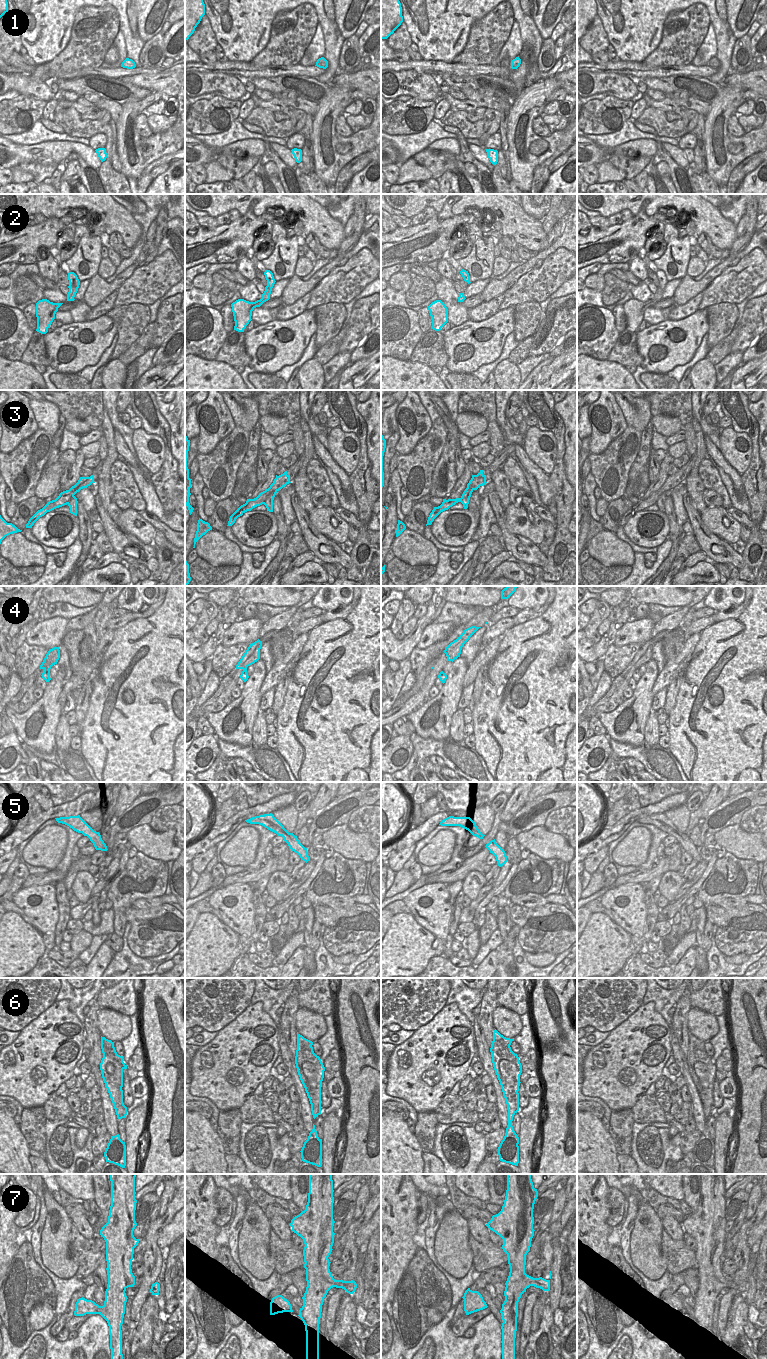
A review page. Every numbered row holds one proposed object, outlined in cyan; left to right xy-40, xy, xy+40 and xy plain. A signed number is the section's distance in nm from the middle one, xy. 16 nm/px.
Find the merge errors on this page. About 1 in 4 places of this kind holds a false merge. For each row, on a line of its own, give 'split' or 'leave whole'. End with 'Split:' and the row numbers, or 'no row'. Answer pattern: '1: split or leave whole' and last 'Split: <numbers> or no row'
1: leave whole
2: leave whole
3: split
4: split
5: leave whole
6: split
7: leave whole
Split: 3, 4, 6

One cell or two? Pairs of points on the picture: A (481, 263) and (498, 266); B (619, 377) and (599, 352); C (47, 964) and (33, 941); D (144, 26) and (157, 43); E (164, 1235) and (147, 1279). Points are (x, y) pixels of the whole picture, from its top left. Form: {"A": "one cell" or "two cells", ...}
{"A": "two cells", "B": "two cells", "C": "two cells", "D": "two cells", "E": "two cells"}

